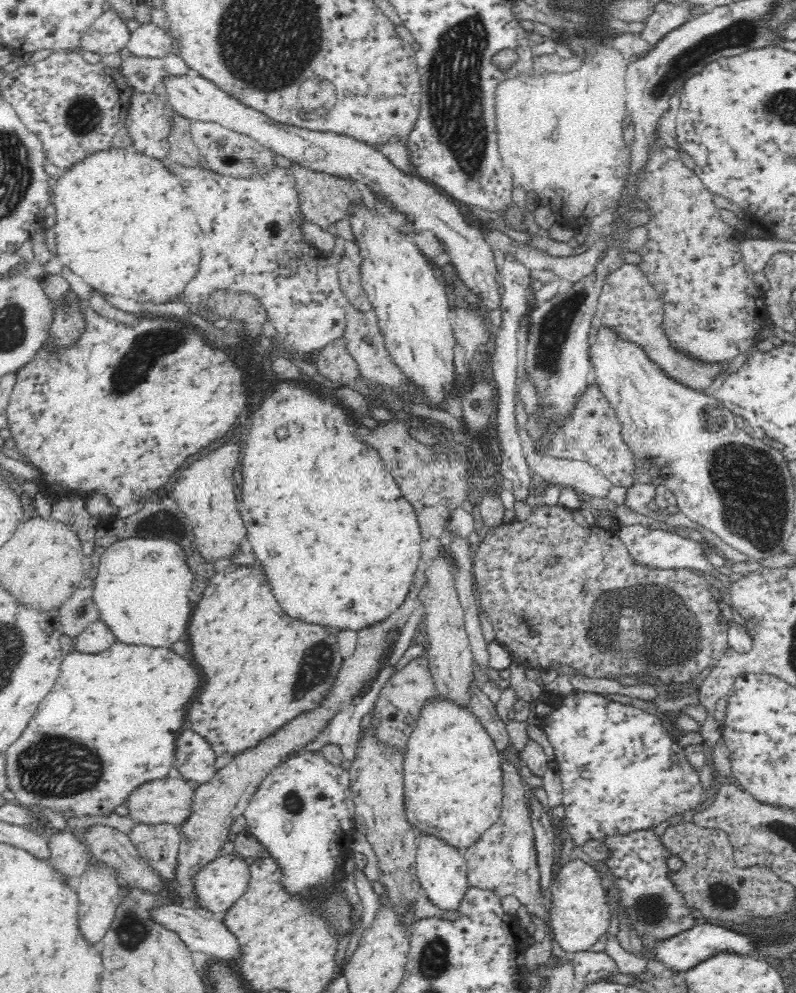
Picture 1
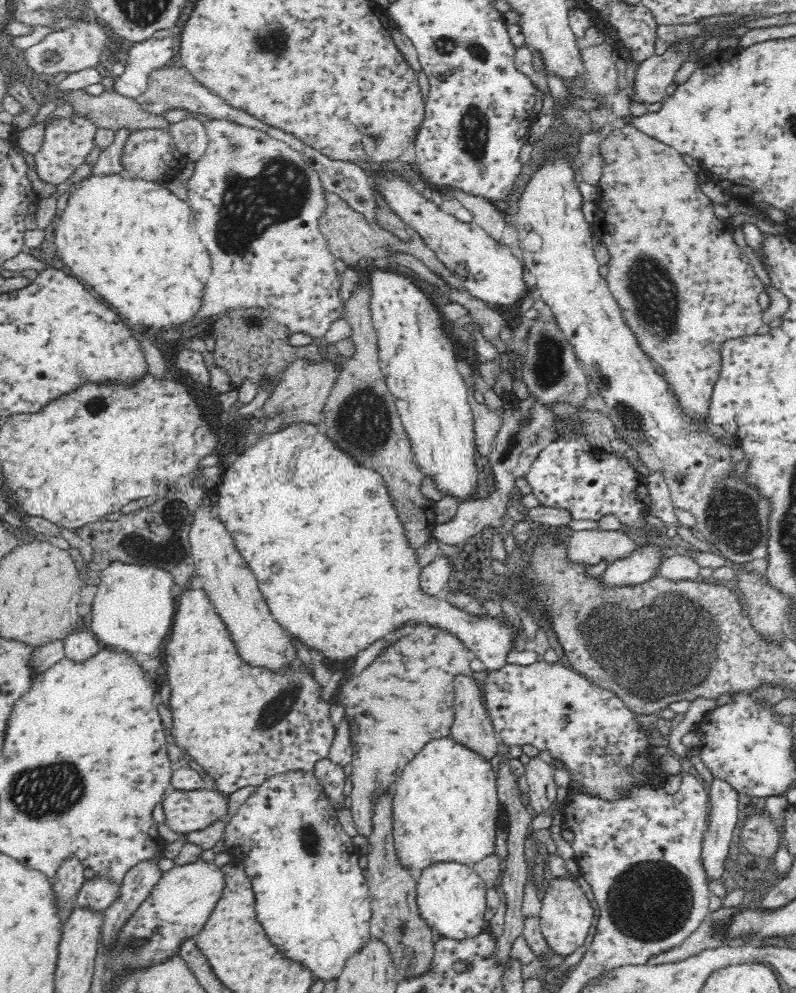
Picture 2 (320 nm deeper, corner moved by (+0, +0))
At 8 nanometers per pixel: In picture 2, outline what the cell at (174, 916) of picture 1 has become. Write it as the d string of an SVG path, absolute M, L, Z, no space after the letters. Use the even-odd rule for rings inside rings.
M97 874L94 878L85 880L76 893L75 900L82 907L104 911L120 900L122 896L120 888L122 888L121 881Z

